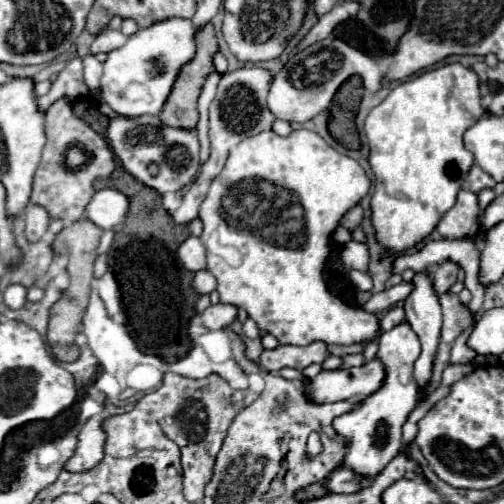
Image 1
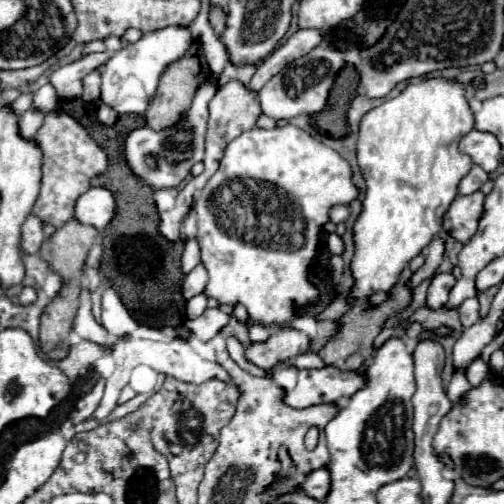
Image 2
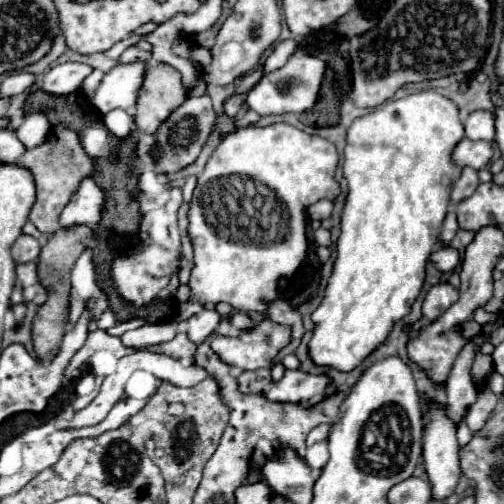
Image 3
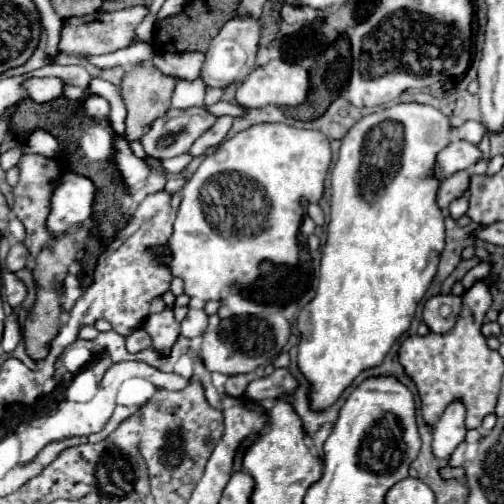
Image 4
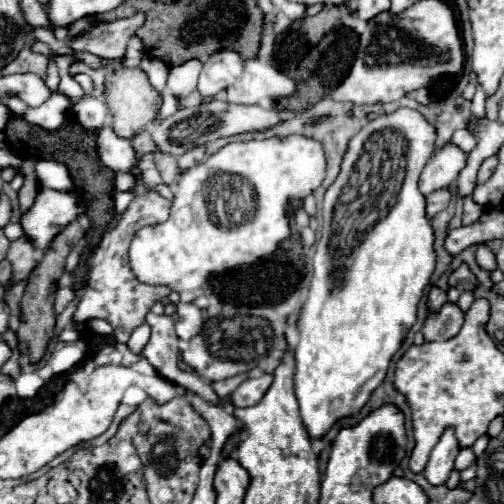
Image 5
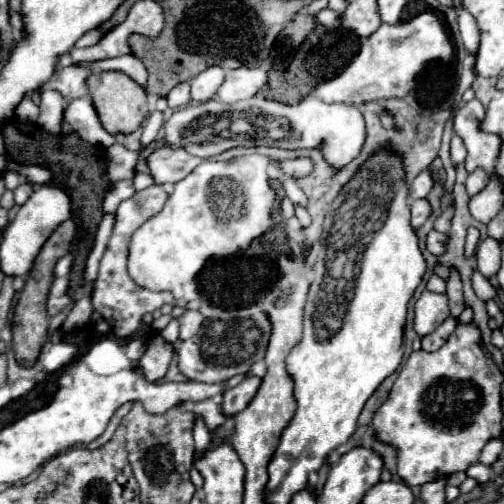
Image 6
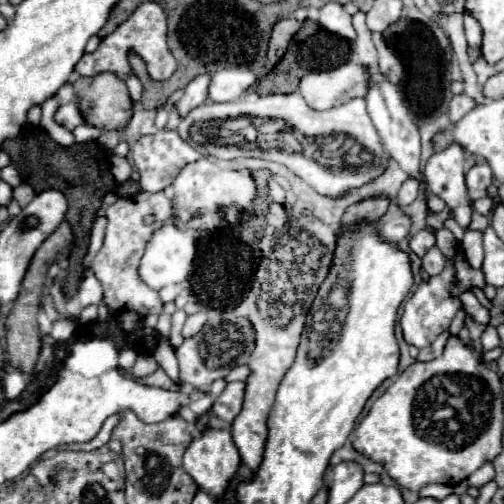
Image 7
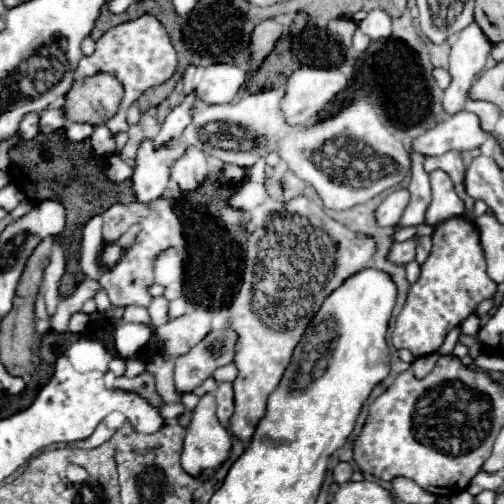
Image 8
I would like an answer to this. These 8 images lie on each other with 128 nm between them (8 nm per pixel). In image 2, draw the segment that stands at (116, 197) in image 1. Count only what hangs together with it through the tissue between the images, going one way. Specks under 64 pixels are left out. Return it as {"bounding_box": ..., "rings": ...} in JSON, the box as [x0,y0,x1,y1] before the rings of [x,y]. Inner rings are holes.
{"bounding_box":[74,188,116,230],"rings":[[[90,188],[86,194],[78,198],[74,216],[84,224],[104,230],[116,216],[114,194],[106,188]]]}

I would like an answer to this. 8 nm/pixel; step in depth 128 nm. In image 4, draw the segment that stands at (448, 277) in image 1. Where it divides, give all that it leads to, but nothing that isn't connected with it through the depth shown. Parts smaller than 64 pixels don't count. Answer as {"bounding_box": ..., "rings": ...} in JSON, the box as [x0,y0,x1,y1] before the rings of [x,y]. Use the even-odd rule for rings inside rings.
{"bounding_box":[424,294,462,332],"rings":[[[438,294],[432,296],[424,306],[424,322],[432,332],[446,332],[454,326],[454,320],[462,308],[462,298],[454,294]],[[444,306],[448,306],[450,314],[444,316]]]}

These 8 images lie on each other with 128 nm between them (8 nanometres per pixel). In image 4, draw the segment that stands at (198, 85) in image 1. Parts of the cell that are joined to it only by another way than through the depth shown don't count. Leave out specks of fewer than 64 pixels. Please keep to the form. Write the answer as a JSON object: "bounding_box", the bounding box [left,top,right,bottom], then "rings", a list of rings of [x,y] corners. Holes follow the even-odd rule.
{"bounding_box":[122,64,176,140],"rings":[[[138,64],[132,72],[128,72],[122,80],[122,92],[124,92],[124,102],[128,108],[128,118],[126,118],[126,134],[132,140],[138,140],[144,136],[144,132],[148,132],[148,128],[152,126],[154,120],[158,120],[160,116],[164,116],[170,108],[170,100],[174,94],[174,86],[176,86],[176,78],[160,72],[156,66],[152,64]]]}

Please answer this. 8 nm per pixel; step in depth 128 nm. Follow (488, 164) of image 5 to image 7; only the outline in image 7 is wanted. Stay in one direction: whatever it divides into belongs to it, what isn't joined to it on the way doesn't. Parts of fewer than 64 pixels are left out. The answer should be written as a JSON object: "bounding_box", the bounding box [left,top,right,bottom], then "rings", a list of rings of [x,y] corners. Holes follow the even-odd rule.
{"bounding_box":[466,162,492,200],"rings":[[[486,162],[474,164],[468,172],[466,172],[466,188],[468,188],[468,196],[472,200],[482,198],[486,194],[488,184],[492,182],[492,170]]]}

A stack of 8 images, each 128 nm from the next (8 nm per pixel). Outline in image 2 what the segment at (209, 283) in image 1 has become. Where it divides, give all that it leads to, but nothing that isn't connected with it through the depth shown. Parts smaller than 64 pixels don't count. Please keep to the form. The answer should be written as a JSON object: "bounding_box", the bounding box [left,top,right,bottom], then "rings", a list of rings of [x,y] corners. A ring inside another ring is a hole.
{"bounding_box":[182,264,208,300],"rings":[[[198,264],[190,274],[186,274],[184,278],[184,284],[182,284],[182,292],[184,292],[184,298],[190,300],[192,296],[196,294],[202,294],[204,288],[208,284],[208,272],[202,264]]]}

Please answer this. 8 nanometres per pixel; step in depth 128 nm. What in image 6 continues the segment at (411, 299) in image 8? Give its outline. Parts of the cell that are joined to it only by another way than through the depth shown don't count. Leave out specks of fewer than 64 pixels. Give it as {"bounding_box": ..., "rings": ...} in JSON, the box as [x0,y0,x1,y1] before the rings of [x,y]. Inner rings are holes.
{"bounding_box":[414,290,450,338],"rings":[[[424,290],[414,304],[414,330],[422,338],[434,332],[448,316],[450,316],[448,300],[438,298],[436,292]]]}

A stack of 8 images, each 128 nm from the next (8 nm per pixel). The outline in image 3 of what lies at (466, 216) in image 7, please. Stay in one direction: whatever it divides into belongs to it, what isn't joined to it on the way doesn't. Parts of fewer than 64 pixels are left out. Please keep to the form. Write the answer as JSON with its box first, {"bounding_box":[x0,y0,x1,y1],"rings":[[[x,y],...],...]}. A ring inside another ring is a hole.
{"bounding_box":[464,110,496,140],"rings":[[[492,110],[488,112],[470,112],[464,118],[464,128],[466,128],[466,138],[470,140],[494,140],[496,136],[496,114]]]}

